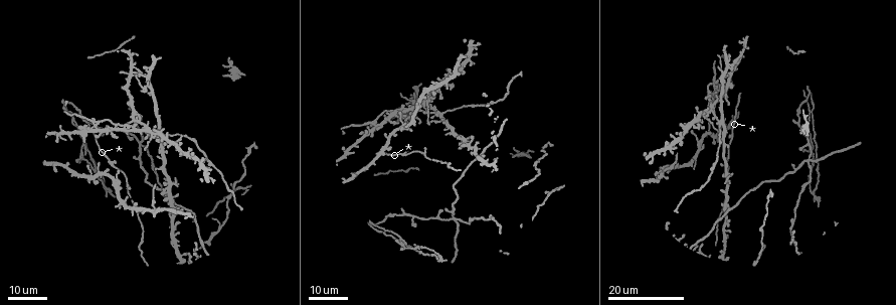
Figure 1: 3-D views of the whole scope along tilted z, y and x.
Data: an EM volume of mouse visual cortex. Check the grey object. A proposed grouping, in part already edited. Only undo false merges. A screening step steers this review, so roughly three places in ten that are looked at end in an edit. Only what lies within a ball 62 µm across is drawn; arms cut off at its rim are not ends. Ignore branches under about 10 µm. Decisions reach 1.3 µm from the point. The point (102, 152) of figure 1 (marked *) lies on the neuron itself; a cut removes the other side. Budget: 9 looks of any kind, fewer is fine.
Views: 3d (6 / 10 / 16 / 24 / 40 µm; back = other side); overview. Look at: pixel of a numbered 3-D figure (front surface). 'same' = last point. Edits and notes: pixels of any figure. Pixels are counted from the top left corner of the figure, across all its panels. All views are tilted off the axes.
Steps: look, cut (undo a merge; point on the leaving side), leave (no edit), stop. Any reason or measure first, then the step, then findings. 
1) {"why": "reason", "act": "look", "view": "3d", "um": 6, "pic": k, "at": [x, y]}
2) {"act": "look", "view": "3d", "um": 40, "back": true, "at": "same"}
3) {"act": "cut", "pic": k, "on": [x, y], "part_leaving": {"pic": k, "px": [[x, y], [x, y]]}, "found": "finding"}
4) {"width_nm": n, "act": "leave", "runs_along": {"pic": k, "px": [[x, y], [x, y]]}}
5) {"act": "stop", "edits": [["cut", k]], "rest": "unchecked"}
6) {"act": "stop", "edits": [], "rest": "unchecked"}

{"why": "arms part here", "act": "look", "view": "3d", "um": 16, "pic": 1, "at": [403, 156]}

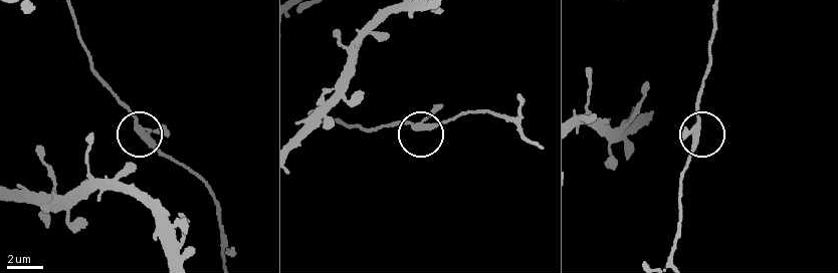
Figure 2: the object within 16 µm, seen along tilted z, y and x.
{"why": "closer look", "act": "look", "view": "3d", "um": 6, "pic": 2, "at": [697, 131]}

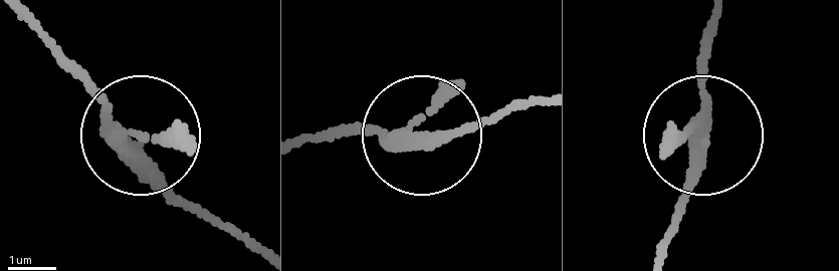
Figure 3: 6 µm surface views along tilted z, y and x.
{"width_nm": 260, "act": "leave", "runs_along": {"pic": 3, "px": [[27, 26], [182, 195], [232, 232]]}, "found": "continuous, no second neuron"}

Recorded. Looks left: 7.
{"why": "four arms meet", "act": "look", "view": "3d", "um": 24, "pic": 1, "at": [374, 122]}

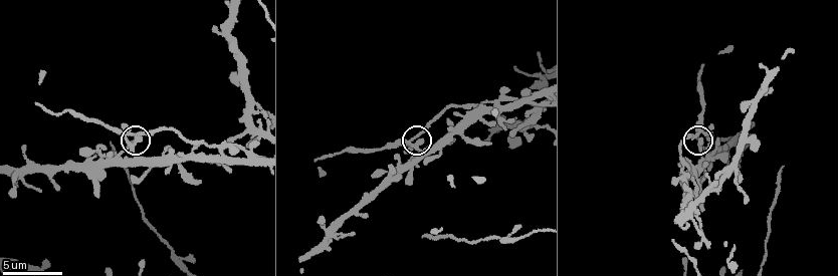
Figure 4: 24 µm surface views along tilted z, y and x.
{"act": "look", "view": "3d", "um": 6, "pic": 4, "at": [131, 133]}

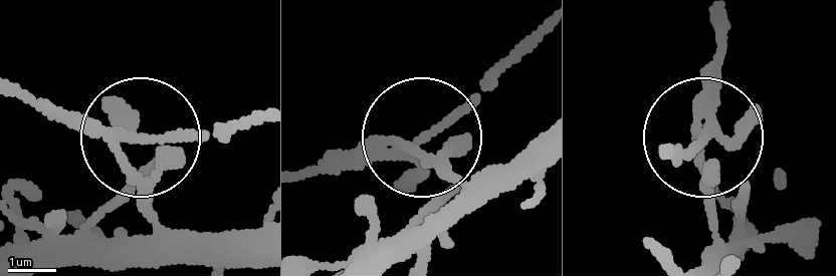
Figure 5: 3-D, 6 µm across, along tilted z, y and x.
{"width_nm": 230, "act": "leave", "found": "continuous, no second neuron"}

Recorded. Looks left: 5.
{"why": "four arms meet", "act": "look", "view": "3d", "um": 16, "pic": 1, "at": [132, 64]}

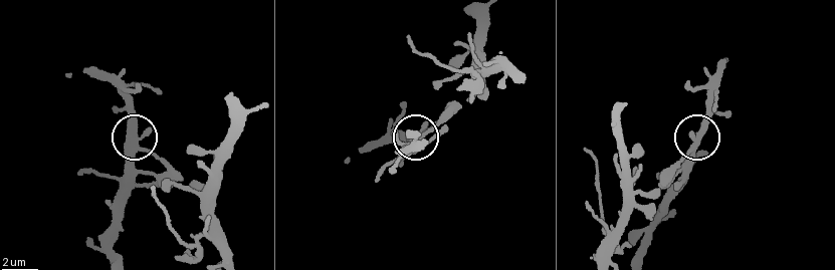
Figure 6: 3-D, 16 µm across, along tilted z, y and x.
{"act": "look", "view": "3d", "um": 6, "pic": 6, "at": [137, 144]}

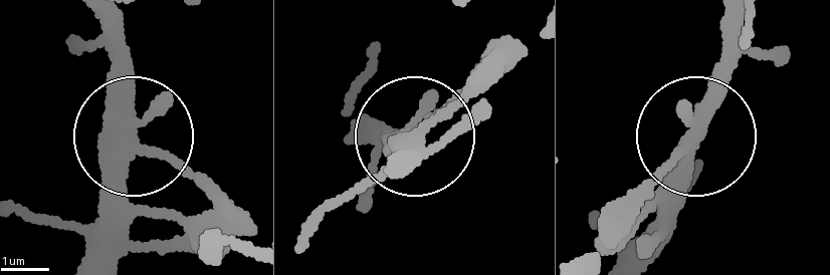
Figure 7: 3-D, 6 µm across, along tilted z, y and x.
{"arms": 4, "act": "leave", "found": "one neuron here"}

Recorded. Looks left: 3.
{"why": "four or more arms meet", "act": "look", "view": "3d", "um": 24, "pic": 1, "at": [809, 163]}

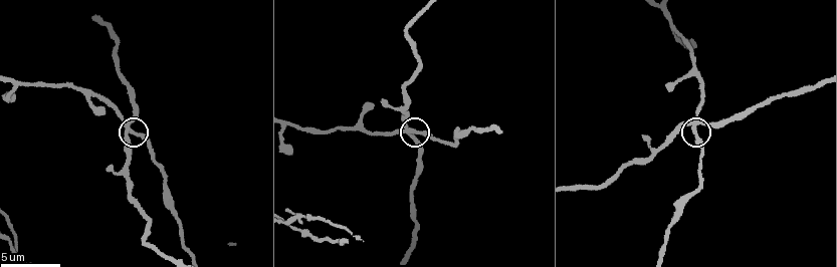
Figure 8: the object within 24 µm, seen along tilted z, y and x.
{"act": "look", "view": "3d", "um": 6, "pic": 8, "at": [694, 129]}

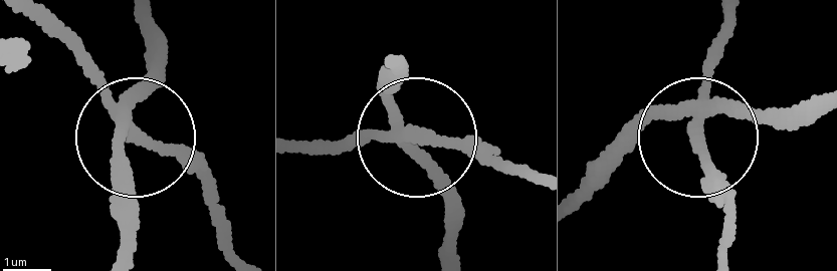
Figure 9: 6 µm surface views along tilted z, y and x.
{"why": "other side", "act": "look", "view": "3d", "um": 6, "back": true, "pic": 9, "at": [137, 133]}

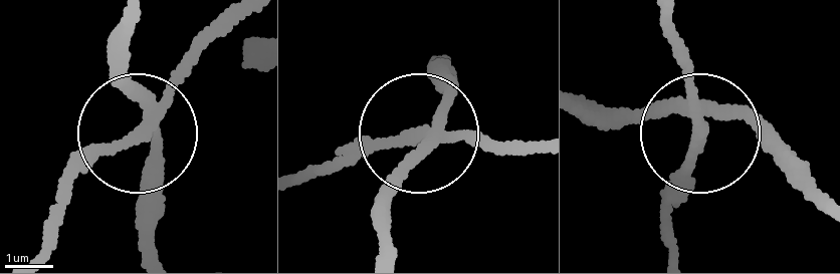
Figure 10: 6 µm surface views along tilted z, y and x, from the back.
{"side_arm_um": 91, "act": "cut", "pic": 10, "on": [186, 53], "part_leaving": {"pic": 10, "px": [[158, 118], [187, 71], [250, 12]]}, "found": "a second neuron is stuck on"}

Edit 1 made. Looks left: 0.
{"act": "stop", "edits": [["cut", 10]], "rest": "unchecked"}

